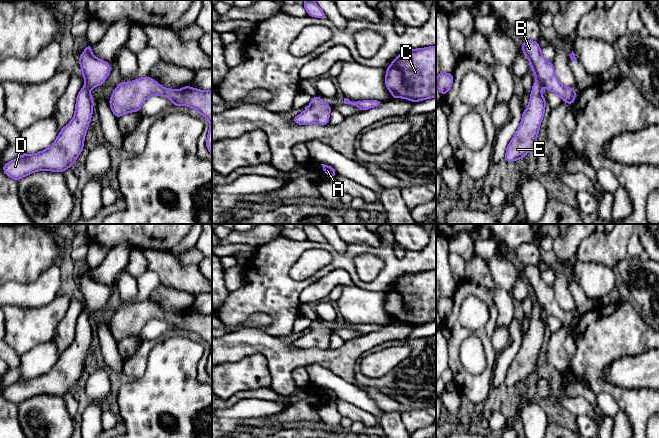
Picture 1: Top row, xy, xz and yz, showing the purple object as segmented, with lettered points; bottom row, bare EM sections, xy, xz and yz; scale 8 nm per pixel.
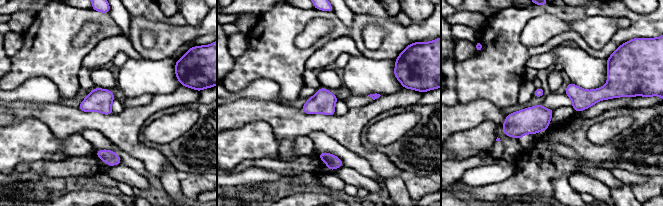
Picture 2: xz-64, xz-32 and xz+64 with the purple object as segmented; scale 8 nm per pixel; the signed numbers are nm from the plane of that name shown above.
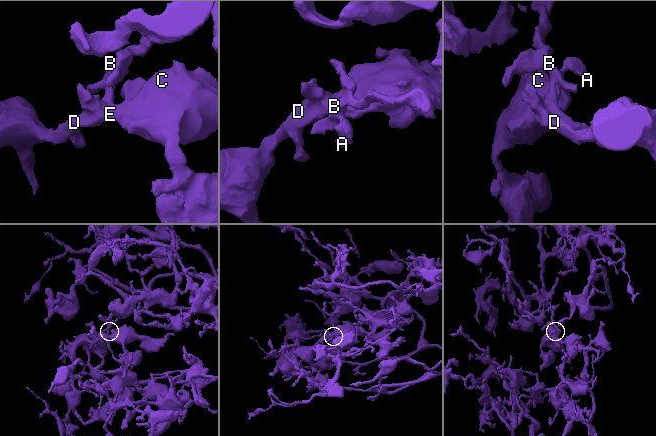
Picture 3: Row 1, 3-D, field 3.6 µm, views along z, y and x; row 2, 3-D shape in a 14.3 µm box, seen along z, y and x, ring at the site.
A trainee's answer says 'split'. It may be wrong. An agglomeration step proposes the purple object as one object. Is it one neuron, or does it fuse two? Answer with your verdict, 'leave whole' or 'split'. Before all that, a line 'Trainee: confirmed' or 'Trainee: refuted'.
Trainee: refuted
leave whole

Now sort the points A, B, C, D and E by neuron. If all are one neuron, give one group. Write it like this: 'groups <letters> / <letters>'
groups A B C D E

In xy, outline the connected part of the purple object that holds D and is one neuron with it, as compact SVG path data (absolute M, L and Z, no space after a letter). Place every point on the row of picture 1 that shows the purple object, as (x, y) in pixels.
M89 43L79 57L79 64L82 69L82 76L85 79L85 84L77 95L73 118L64 128L60 130L56 140L49 148L44 149L36 154L20 155L14 160L4 164L3 172L8 177L18 181L37 171L48 170L63 173L67 168L75 164L76 159L83 150L85 135L92 118L94 101L91 97L90 90L92 88L101 86L111 71L111 65L108 62L95 57L91 53L92 47L93 45Z

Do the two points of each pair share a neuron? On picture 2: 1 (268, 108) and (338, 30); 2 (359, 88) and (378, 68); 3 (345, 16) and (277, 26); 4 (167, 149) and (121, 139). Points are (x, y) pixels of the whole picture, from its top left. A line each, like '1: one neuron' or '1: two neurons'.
1: two neurons
2: one neuron
3: two neurons
4: two neurons

